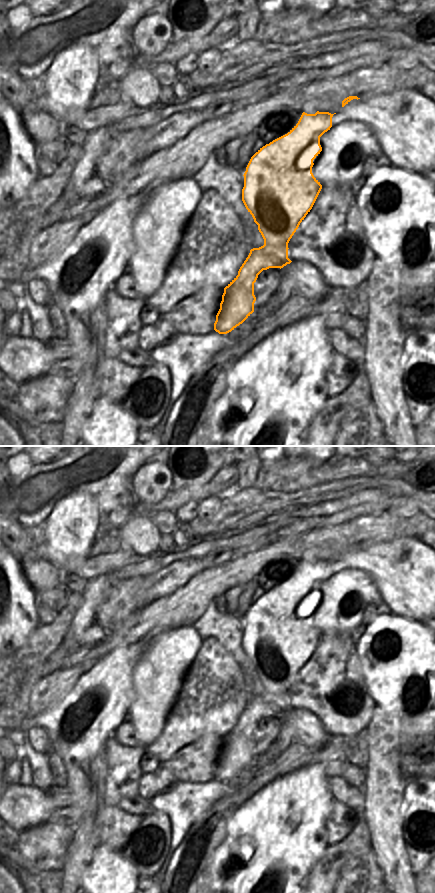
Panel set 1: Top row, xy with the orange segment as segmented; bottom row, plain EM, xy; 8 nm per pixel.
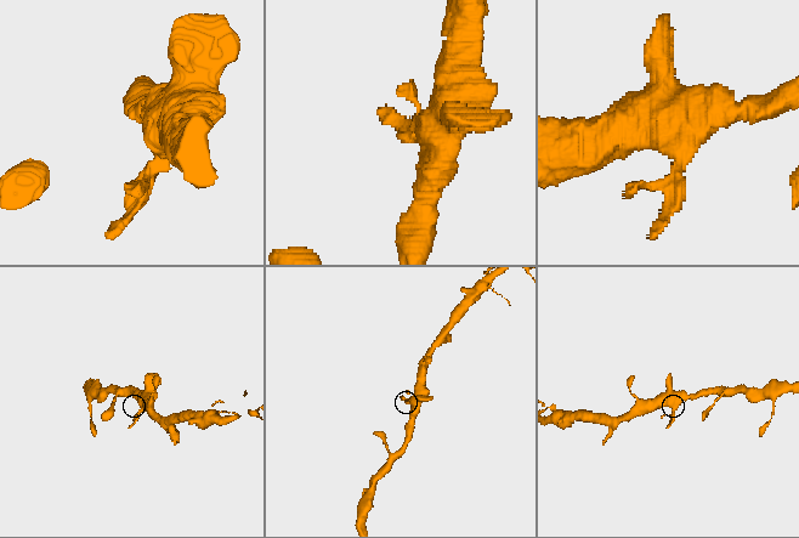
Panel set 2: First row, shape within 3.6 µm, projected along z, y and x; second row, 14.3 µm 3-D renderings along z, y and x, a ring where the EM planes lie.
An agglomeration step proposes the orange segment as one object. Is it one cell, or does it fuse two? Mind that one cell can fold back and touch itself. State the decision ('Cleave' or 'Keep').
Keep

